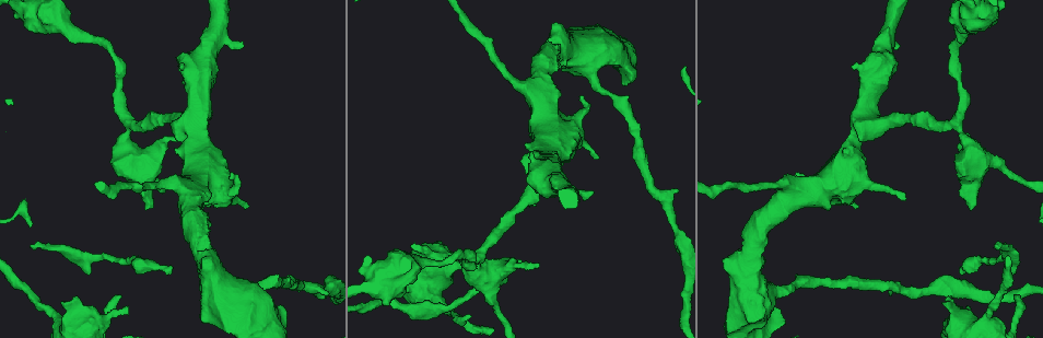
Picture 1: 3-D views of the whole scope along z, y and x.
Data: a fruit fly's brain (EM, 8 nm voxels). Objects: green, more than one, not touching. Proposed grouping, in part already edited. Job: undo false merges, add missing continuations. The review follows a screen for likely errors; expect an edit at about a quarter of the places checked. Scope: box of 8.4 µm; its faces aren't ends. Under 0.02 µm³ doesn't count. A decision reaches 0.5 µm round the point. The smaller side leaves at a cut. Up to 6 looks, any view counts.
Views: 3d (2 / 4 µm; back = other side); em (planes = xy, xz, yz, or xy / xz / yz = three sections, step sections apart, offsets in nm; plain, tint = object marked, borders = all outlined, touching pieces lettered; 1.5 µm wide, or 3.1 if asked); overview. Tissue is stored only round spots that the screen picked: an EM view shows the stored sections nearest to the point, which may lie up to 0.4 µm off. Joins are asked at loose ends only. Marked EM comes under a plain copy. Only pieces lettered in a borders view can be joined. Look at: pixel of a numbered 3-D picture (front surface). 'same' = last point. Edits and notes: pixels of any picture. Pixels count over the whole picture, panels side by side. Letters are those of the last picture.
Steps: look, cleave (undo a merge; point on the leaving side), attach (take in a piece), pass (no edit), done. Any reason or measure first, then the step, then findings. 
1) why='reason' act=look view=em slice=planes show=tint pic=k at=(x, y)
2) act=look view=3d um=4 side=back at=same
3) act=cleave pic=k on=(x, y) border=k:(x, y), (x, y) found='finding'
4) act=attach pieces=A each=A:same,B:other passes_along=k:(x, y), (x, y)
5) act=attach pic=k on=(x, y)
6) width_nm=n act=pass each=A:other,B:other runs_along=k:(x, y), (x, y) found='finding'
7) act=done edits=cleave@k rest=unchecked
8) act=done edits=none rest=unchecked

why='thick turns thin' act=look view=em slice=planes show=borders pic=1 at=(66, 27)

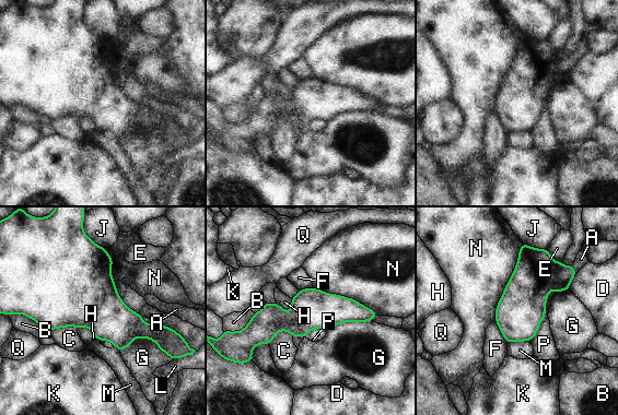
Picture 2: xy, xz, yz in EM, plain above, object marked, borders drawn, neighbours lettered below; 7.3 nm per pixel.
act=pass each=A:other,B:other,C:other,D:other,E:other,F:other,G:other,H:other,J:other,K:other,L:other,M:other,N:other,P:other,Q:other runs_along=2:(373, 313), (252, 336) found='continuous, no second cell'

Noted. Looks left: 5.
act=look view=3d um=2 pic=1 at=(996, 248)

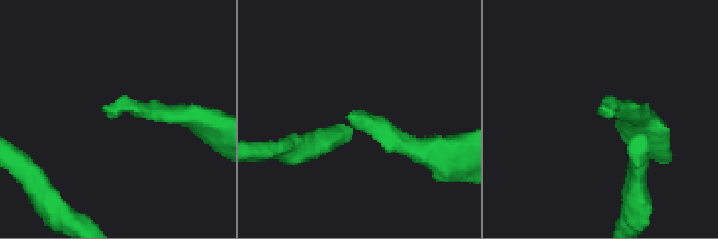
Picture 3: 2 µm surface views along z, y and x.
act=look view=em slice=planes show=borders pic=3 at=(612, 115)

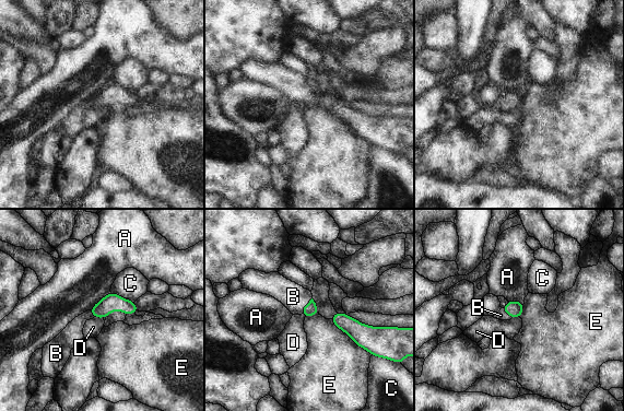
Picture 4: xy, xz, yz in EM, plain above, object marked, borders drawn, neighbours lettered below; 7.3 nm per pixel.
act=attach pic=4 on=(293, 296) each=A:other,B:same,C:other,D:other,E:other passes_along=4:(309, 309), (304, 306), (293, 296) found='the cell continues'

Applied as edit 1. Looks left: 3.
why='see it whole again' act=look view=overview

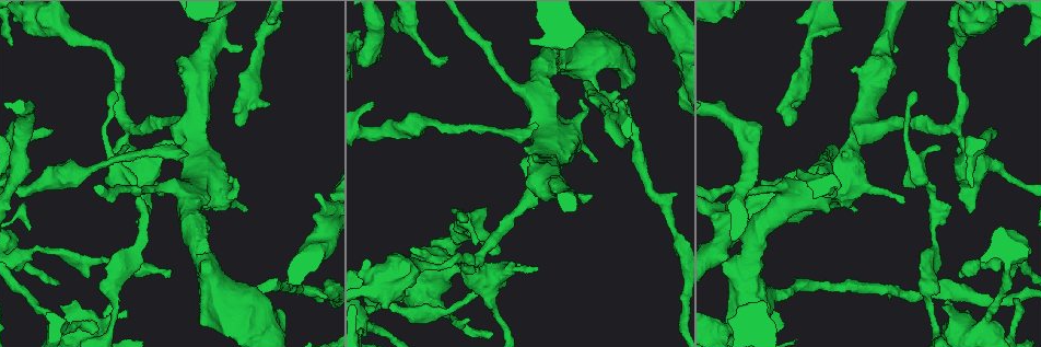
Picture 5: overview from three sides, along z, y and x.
why='thick end' act=look view=3d um=4 pic=5 at=(414, 247)

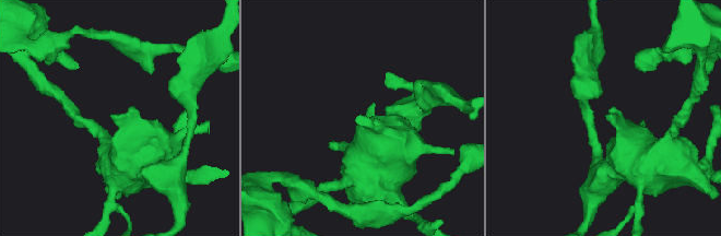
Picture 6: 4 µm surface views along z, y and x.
why='shape alone is not enough' act=look view=em slice=planes show=borders pic=6 at=(112, 116)

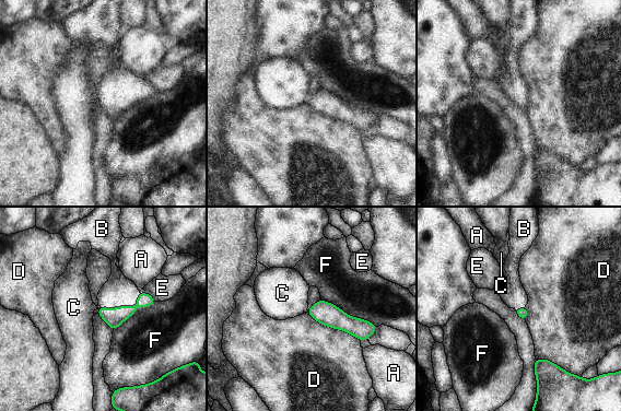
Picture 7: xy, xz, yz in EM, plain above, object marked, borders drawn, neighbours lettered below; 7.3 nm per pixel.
act=attach pic=7 on=(118, 291) each=A:other,B:same,C:other,D:other,E:other,F:other found='it goes on there'

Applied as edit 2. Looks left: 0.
act=done edits=attach@4,attach@7 rest=unchecked

